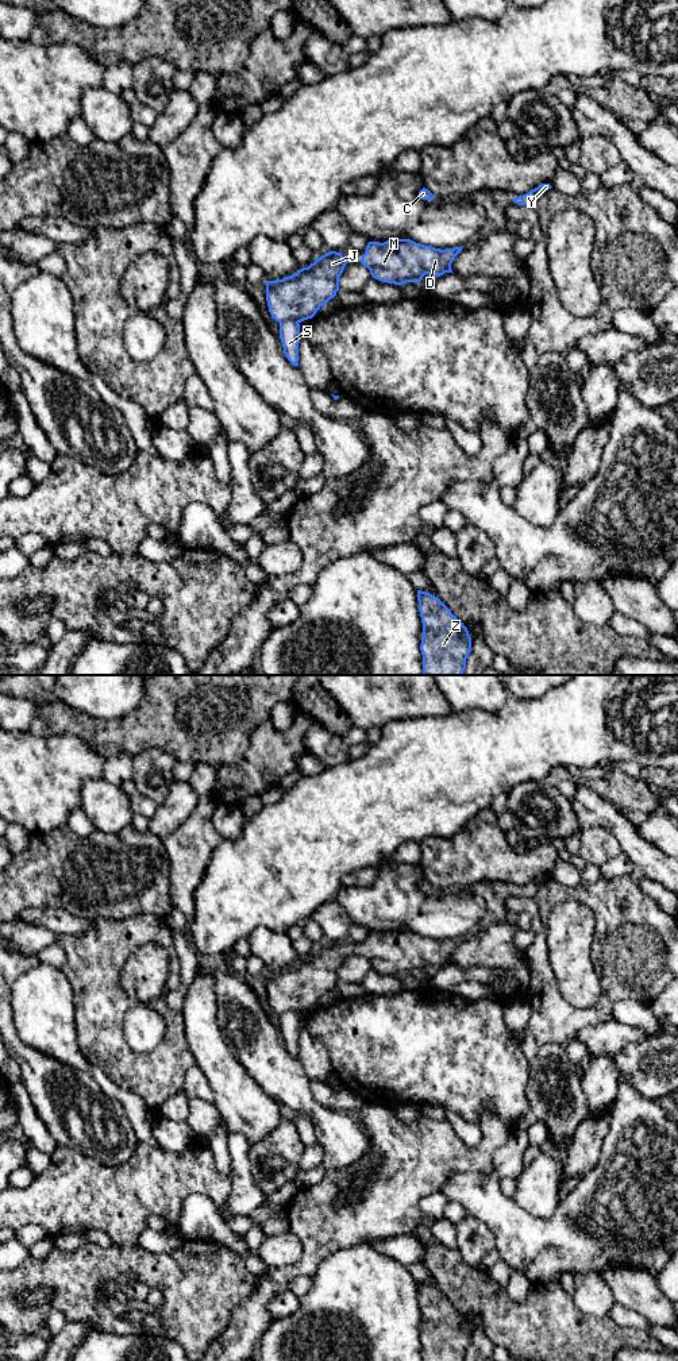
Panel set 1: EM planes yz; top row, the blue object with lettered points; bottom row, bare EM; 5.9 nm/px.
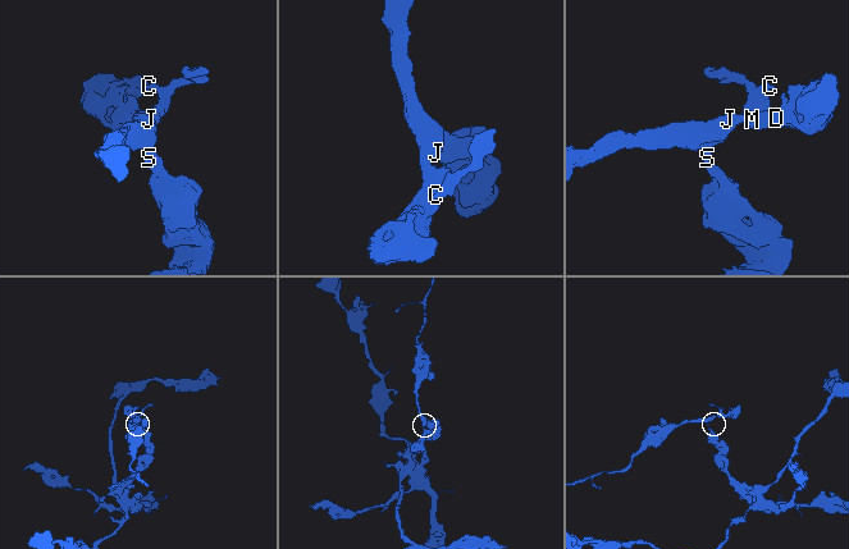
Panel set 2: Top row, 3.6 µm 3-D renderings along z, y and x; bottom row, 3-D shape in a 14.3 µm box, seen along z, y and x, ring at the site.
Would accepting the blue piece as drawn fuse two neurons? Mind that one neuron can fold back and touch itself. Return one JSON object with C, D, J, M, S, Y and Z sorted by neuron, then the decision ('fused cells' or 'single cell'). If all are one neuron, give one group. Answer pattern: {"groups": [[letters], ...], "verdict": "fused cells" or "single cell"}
{"groups": [["C", "D", "J", "M", "Y"], ["S", "Z"]], "verdict": "fused cells"}

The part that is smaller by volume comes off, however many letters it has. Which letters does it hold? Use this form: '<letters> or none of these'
C, D, J, M, Y

